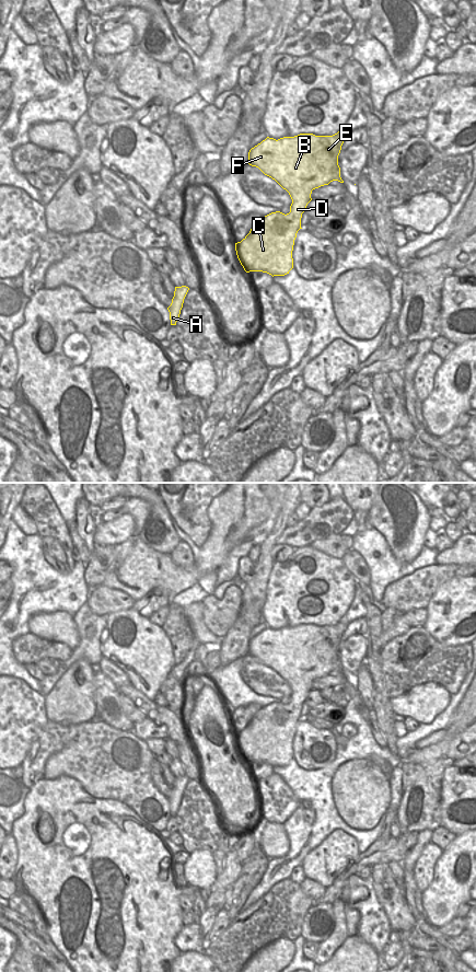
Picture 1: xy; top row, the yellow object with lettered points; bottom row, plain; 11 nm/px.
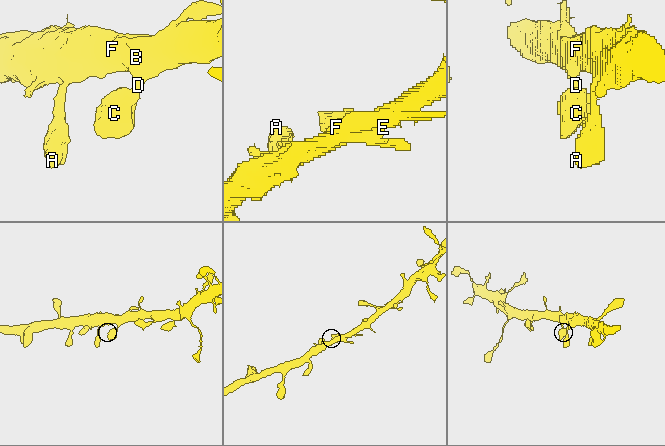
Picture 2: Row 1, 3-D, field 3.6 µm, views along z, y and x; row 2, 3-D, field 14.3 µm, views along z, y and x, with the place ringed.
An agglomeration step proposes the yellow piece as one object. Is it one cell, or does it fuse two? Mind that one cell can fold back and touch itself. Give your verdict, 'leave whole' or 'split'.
leave whole

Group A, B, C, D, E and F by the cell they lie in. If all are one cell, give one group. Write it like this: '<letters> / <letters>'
A B C D E F

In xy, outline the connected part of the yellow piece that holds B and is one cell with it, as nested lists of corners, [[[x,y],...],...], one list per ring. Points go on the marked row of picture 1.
[[[338,131],[333,136],[300,134],[278,140],[267,137],[248,152],[248,164],[258,167],[286,189],[291,199],[290,212],[271,212],[262,217],[249,233],[235,243],[237,258],[246,273],[263,271],[274,276],[285,276],[293,268],[292,251],[297,233],[301,228],[302,213],[312,200],[312,190],[333,181],[344,183],[340,177],[338,155],[347,134]]]

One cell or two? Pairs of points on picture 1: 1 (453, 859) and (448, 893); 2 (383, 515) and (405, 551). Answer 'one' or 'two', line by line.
1: one
2: one

